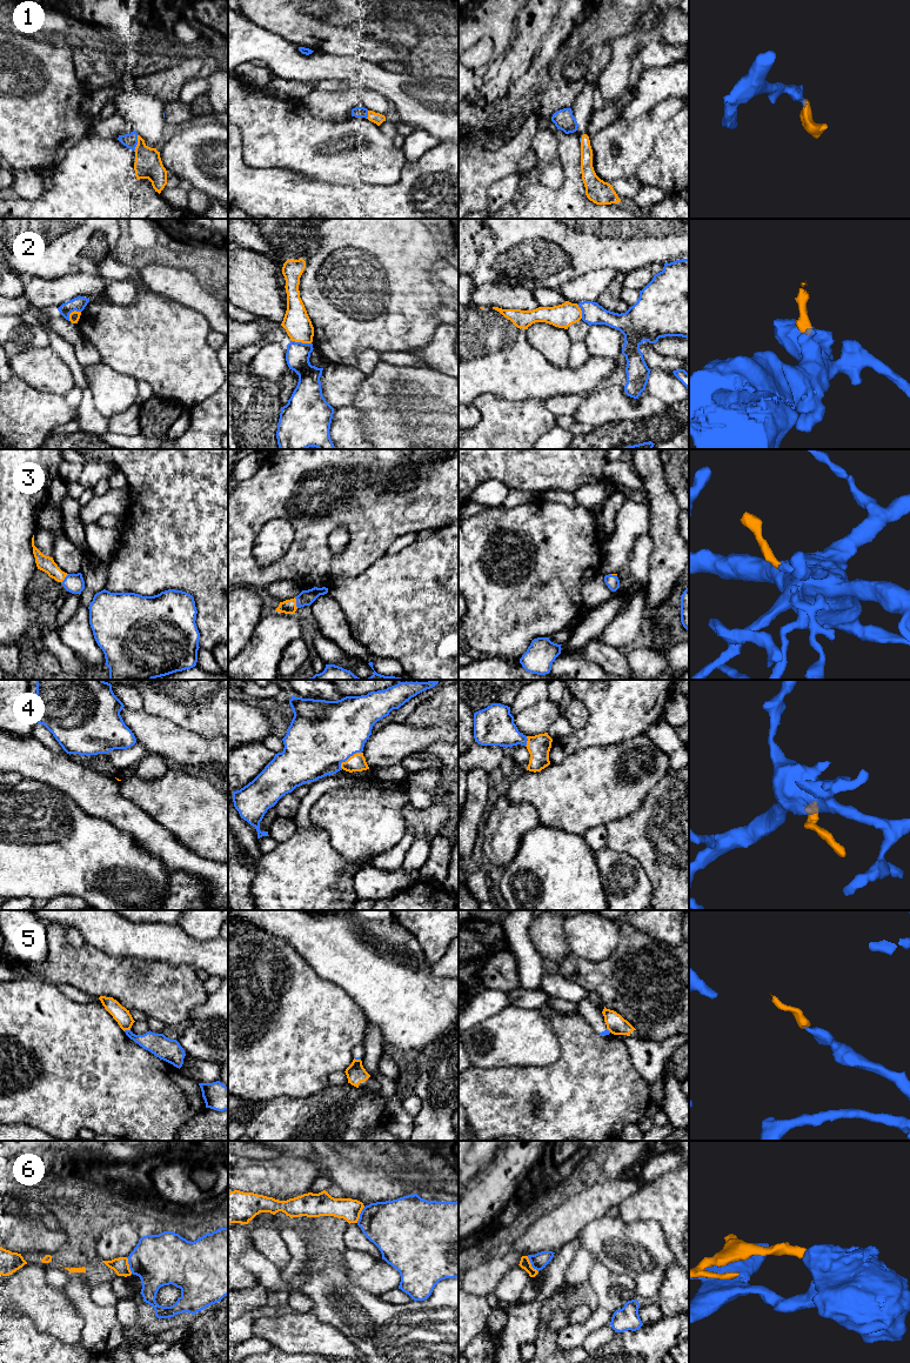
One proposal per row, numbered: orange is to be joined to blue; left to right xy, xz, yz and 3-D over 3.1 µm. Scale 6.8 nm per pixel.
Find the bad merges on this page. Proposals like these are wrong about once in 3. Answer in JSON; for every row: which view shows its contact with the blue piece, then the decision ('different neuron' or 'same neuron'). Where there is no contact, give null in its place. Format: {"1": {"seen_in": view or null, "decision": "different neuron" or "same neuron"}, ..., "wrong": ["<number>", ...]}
{"1": {"seen_in": "xy", "decision": "same neuron"}, "2": {"seen_in": "xz", "decision": "different neuron"}, "3": {"seen_in": "xz", "decision": "same neuron"}, "4": {"seen_in": "xz", "decision": "same neuron"}, "5": {"seen_in": "xy", "decision": "different neuron"}, "6": {"seen_in": "yz", "decision": "different neuron"}, "wrong": ["2", "5", "6"]}

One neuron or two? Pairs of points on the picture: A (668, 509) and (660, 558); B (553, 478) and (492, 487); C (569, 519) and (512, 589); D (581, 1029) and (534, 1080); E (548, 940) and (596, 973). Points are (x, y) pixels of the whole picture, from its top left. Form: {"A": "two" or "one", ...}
{"A": "one", "B": "two", "C": "one", "D": "one", "E": "two"}

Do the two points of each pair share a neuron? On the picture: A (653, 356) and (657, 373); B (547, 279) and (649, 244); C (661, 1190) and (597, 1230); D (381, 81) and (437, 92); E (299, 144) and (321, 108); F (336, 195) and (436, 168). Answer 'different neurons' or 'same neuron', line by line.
A: different neurons
B: same neuron
C: different neurons
D: same neuron
E: different neurons
F: same neuron

